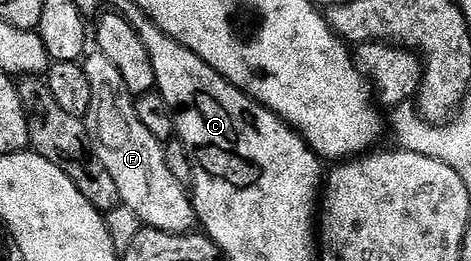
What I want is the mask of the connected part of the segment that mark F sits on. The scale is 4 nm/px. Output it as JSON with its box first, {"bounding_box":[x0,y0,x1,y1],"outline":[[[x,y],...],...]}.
{"bounding_box":[83,50,199,233],"outline":[[[96,50],[84,57],[83,67],[87,82],[91,82],[91,106],[84,111],[83,119],[93,143],[92,155],[96,163],[102,164],[107,174],[115,178],[118,201],[135,210],[142,225],[164,232],[192,233],[193,223],[196,225],[199,220],[194,201],[191,196],[189,201],[186,185],[180,184],[175,174],[167,170],[162,141],[153,137],[151,130],[139,122],[137,105],[123,82],[123,74],[119,74],[114,64]]]}

